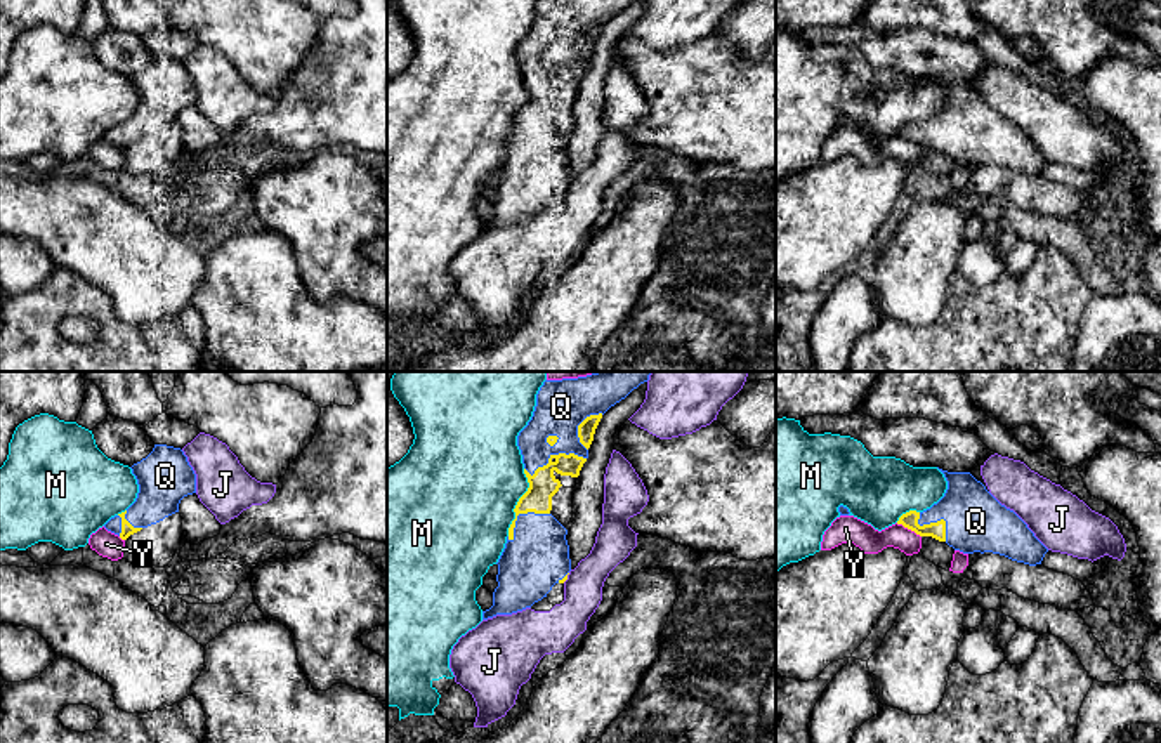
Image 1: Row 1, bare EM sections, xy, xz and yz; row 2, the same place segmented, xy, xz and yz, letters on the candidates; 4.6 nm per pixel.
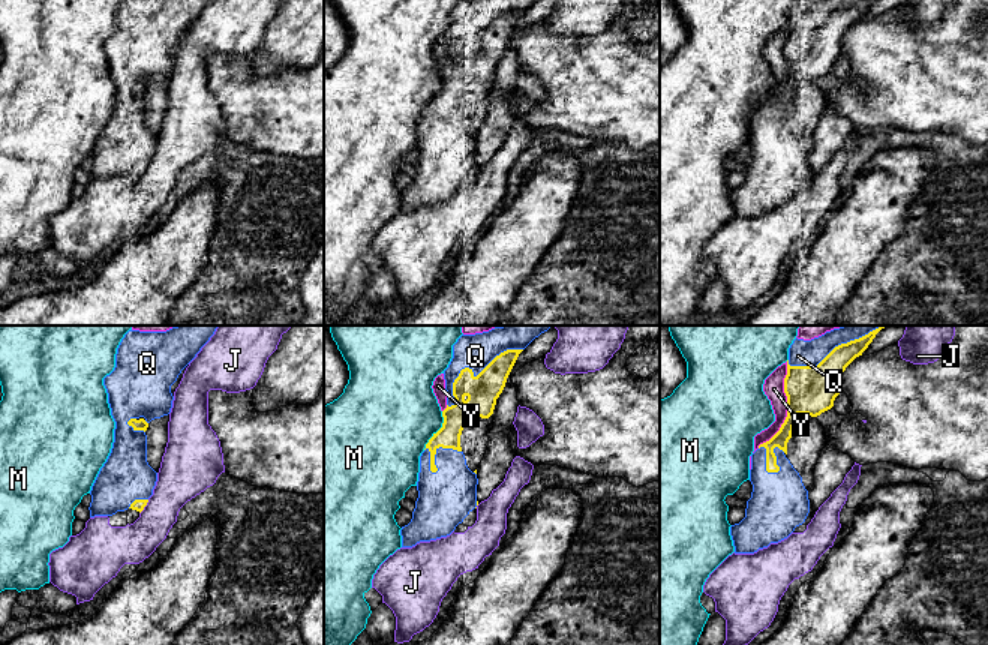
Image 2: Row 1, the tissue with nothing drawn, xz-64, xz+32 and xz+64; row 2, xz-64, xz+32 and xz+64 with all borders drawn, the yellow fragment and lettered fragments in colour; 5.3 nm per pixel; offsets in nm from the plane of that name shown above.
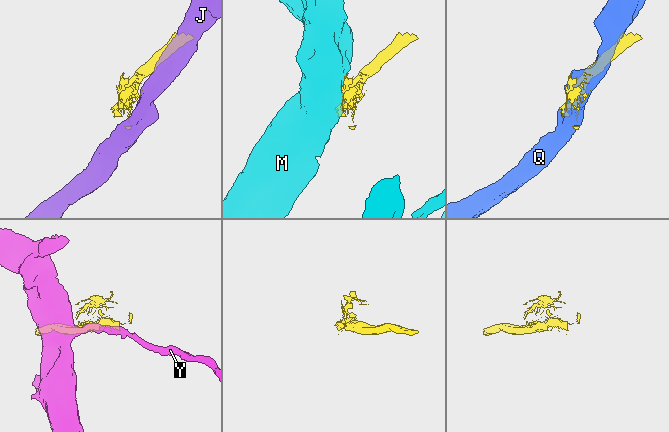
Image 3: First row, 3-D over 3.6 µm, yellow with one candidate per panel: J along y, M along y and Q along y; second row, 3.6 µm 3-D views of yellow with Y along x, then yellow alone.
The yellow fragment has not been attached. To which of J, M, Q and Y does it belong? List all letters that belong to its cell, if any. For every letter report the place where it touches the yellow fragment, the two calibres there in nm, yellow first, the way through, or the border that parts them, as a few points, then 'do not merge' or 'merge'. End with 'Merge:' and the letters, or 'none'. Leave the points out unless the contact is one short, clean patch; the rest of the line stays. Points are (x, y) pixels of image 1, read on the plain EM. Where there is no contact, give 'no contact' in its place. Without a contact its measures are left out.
J: contact xz (566, 190); calibres 20 and 200 nm; do not merge
M: contact xz (518, 113); calibres 130 and 500 nm; do not merge
Q: contact xz (554, 66); calibres 130 and 220 nm; do not merge
Y: contact yz (908, 139); calibres 80 and 120 nm; do not merge
Merge: none

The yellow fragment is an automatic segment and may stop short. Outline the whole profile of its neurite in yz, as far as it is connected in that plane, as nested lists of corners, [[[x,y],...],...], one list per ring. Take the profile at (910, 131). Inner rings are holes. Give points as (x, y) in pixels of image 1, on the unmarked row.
[[[909,122],[902,125],[897,135],[922,148],[920,167],[934,174],[937,179],[949,182],[954,160],[946,155],[946,132],[941,130],[930,135],[918,135],[920,123]]]

